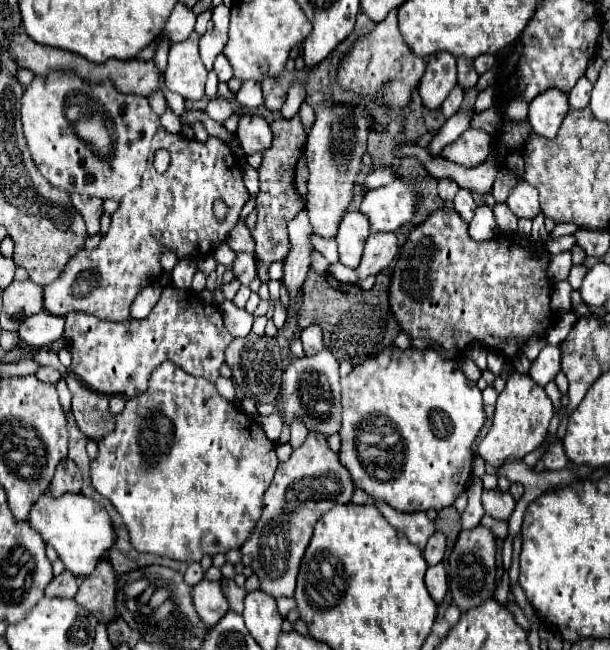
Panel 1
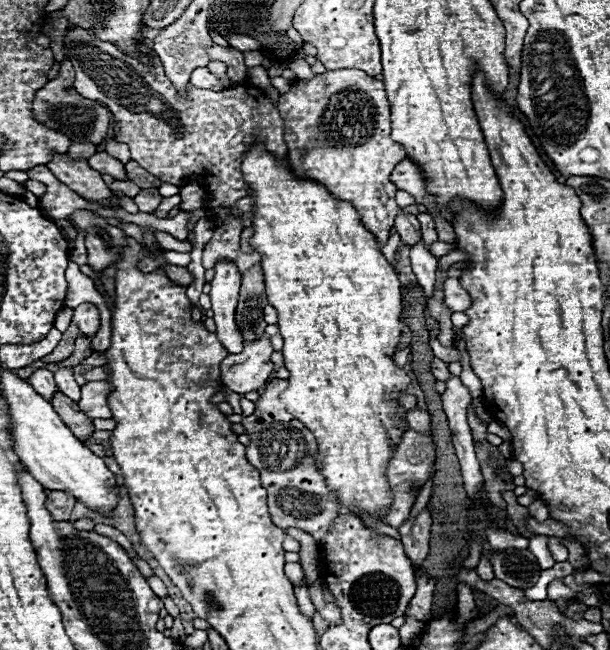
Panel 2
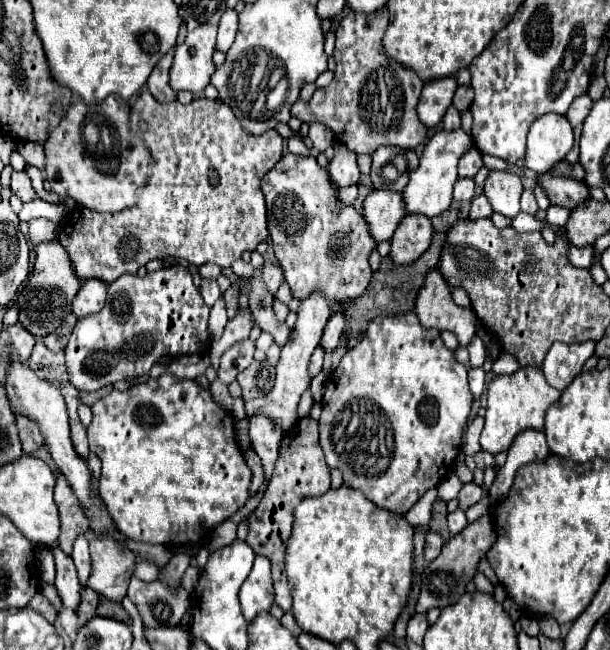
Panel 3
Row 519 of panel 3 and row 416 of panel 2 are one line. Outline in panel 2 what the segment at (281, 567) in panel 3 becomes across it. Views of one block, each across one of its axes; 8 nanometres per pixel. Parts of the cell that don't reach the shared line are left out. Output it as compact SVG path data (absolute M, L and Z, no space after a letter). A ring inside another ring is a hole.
M274 378L268 382L264 394L256 402L254 414L242 420L242 426L250 436L246 456L250 458L250 464L260 470L262 486L268 490L268 510L274 524L280 528L300 528L312 534L316 542L322 542L330 532L334 518L340 514L340 504L328 490L326 478L316 468L316 438L302 422L292 418L280 402L280 394L286 388L288 380Z

